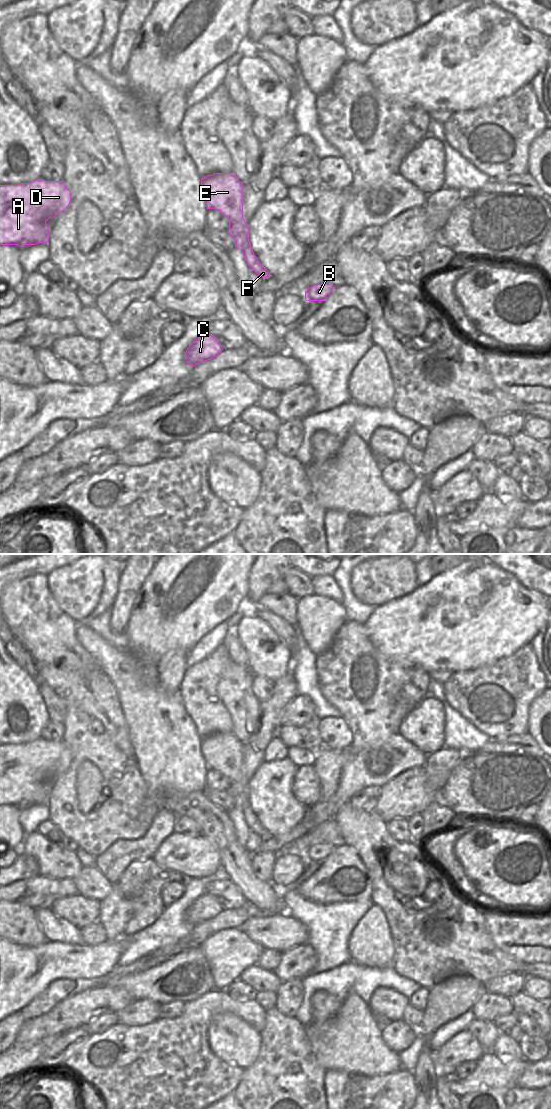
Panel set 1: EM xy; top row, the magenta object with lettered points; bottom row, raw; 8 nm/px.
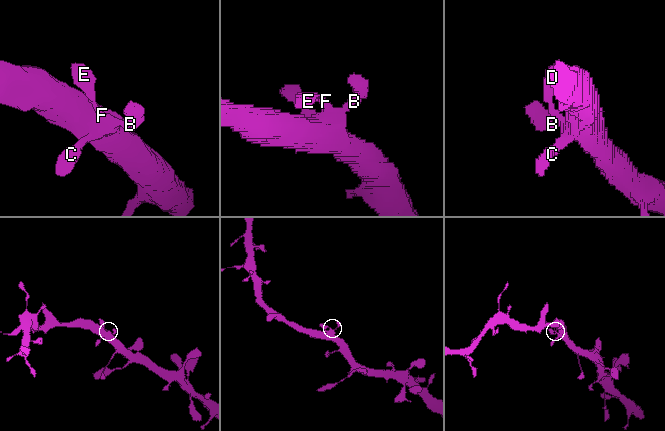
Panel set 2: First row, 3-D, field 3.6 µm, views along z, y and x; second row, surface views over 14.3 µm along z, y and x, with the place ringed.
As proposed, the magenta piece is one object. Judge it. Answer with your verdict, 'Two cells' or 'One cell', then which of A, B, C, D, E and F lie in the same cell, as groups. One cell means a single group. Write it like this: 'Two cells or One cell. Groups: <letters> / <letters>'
One cell. Groups: A B C D E F.

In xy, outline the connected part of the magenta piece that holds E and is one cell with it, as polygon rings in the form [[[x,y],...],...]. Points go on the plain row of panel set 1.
[[[214,733],[201,739],[201,754],[207,769],[214,769],[229,780],[227,792],[235,800],[235,807],[243,812],[250,830],[269,837],[249,802],[249,788],[243,778],[243,743],[231,733]]]

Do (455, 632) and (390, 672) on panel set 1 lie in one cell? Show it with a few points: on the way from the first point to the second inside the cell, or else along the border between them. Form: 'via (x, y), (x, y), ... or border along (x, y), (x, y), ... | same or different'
border along (383, 654), (394, 660), (411, 662), (427, 672) | different

